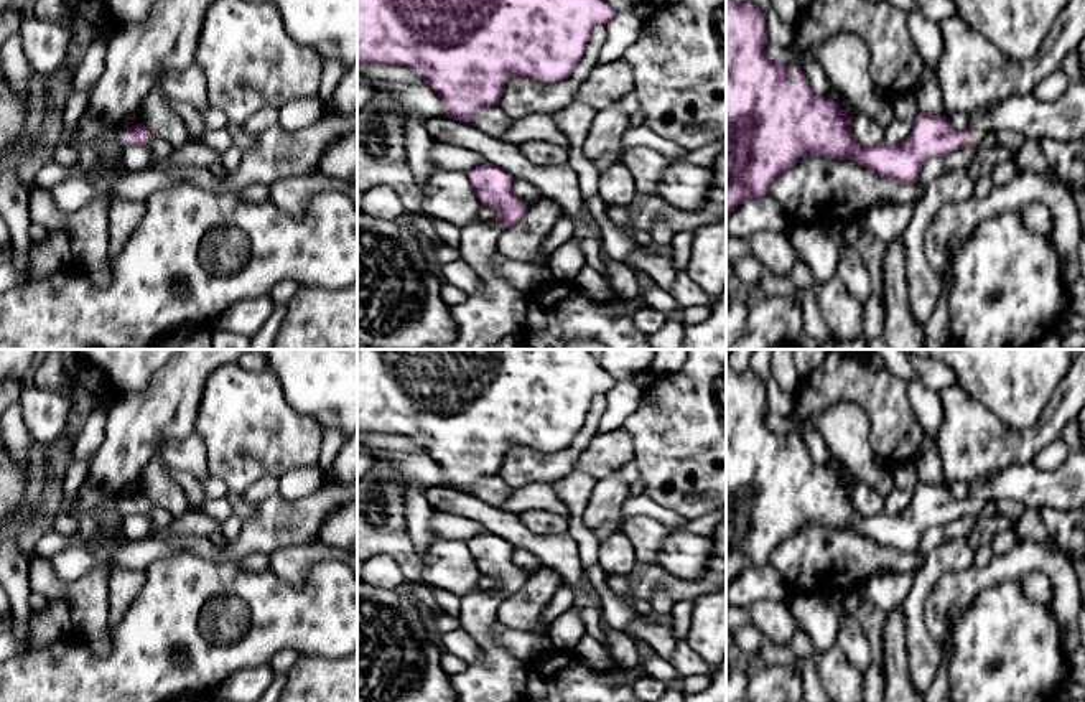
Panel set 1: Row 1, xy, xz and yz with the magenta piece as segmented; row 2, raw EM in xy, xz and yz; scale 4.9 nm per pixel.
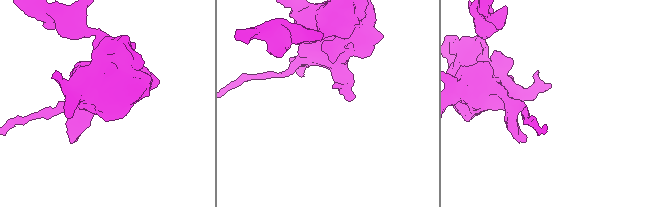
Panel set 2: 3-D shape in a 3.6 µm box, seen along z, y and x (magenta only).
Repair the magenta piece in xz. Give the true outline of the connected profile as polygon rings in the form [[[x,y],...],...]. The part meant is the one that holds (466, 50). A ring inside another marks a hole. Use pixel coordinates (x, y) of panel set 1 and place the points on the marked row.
[[[357,0],[357,63],[413,69],[443,101],[449,119],[469,124],[477,110],[499,105],[512,77],[548,84],[566,79],[584,56],[593,28],[616,13],[604,0]]]

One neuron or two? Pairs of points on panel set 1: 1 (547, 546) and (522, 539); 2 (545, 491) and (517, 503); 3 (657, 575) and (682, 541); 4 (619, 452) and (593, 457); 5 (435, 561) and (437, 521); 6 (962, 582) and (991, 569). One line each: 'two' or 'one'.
1: one
2: one
3: two
4: one
5: two
6: one

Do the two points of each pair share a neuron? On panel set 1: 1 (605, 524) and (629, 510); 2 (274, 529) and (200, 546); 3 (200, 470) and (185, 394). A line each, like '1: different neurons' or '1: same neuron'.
1: different neurons
2: same neuron
3: different neurons

